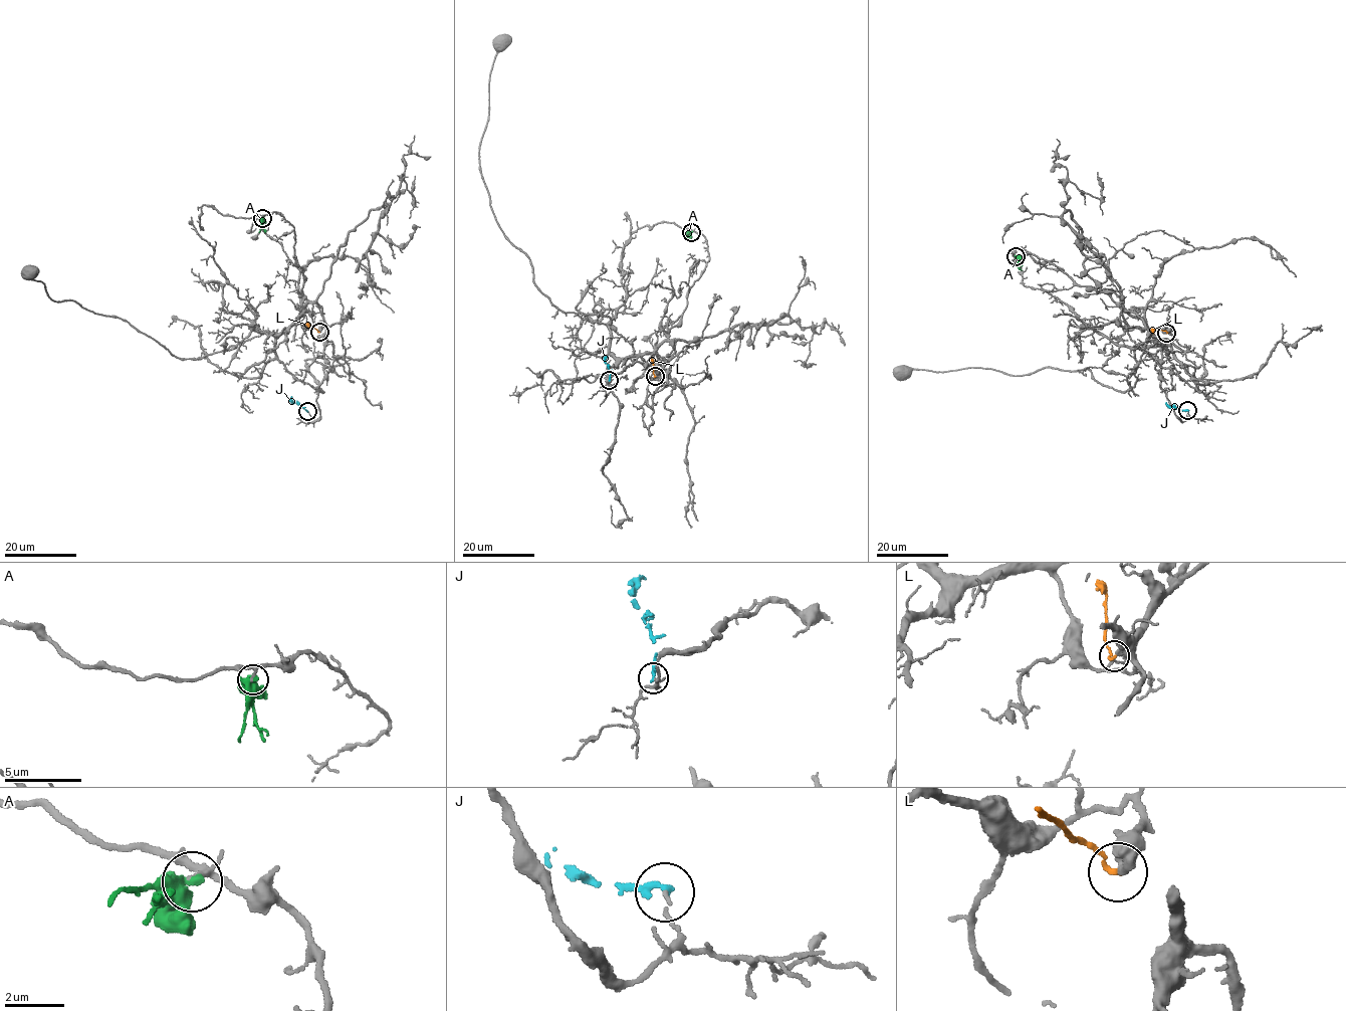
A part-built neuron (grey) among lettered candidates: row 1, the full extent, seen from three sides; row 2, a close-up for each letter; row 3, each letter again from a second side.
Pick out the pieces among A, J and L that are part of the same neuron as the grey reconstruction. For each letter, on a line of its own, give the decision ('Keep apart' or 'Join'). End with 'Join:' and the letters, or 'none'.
A: Keep apart
J: Keep apart
L: Keep apart
Join: none

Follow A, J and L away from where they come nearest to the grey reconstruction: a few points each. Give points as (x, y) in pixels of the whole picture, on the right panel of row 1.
A: (1016, 256), (1020, 269)
J: (1187, 411), (1169, 406), (1165, 402)
L: (1166, 333), (1151, 330)

